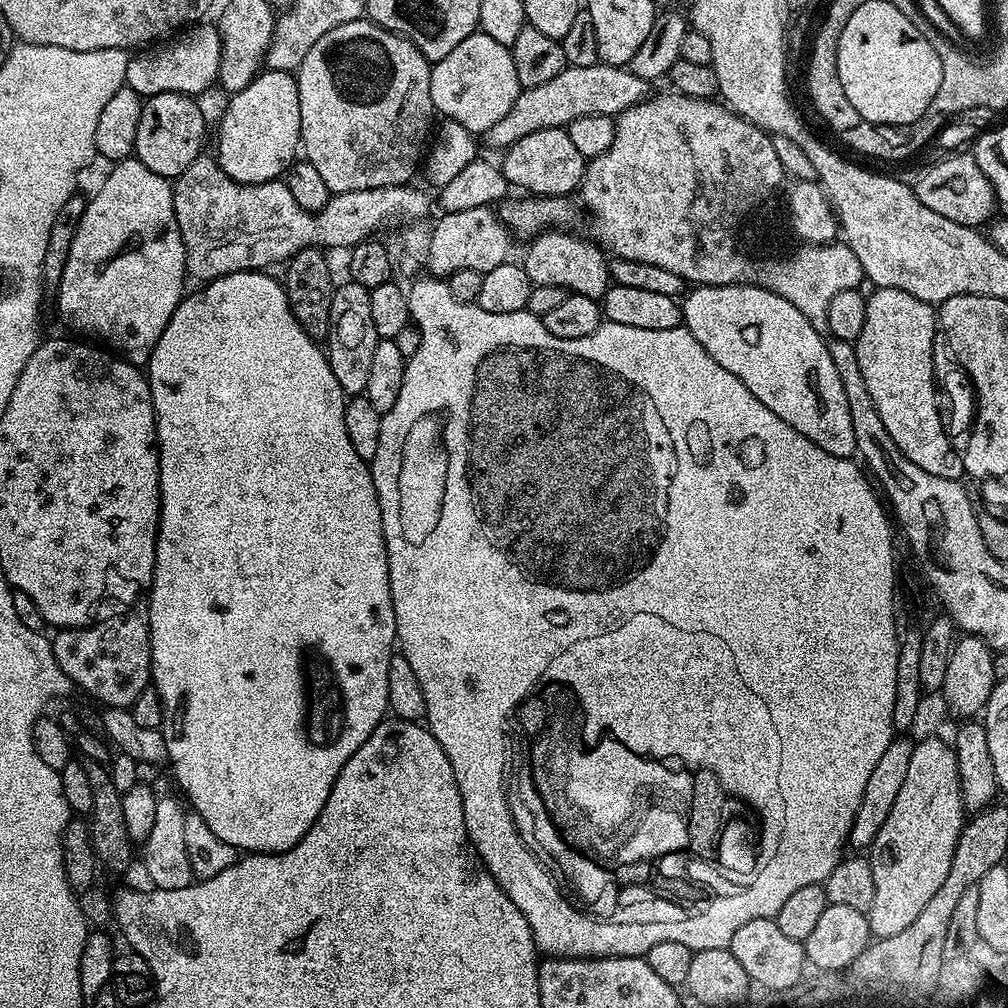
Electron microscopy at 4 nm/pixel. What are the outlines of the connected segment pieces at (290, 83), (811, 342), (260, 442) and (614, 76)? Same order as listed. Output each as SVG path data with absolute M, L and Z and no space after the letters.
M261 71L241 92L231 93L220 129L216 132L214 158L239 184L261 184L281 179L297 159L300 142L298 86L291 72Z
M702 284L693 287L682 300L682 324L690 334L722 366L722 370L730 370L734 378L738 378L766 406L766 410L774 410L786 426L794 426L798 434L810 438L826 454L835 456L857 455L854 442L854 425L850 422L850 402L846 402L846 390L842 390L842 378L838 378L838 366L834 366L834 358L830 358L828 340L794 306L794 302L786 302L778 294L760 288L757 284L727 284L726 286L710 286Z
M264 270L250 272L231 272L216 280L207 281L197 292L189 291L174 310L166 330L158 338L154 350L146 365L148 388L152 391L152 405L156 411L156 442L160 449L160 527L156 529L156 557L154 558L154 574L148 596L148 633L152 643L152 679L151 683L162 698L162 714L164 723L162 731L168 751L167 763L172 764L172 772L176 775L176 784L184 791L183 799L187 801L191 811L201 816L210 830L244 854L258 852L285 852L290 850L314 826L318 814L322 814L322 806L326 806L326 798L330 798L330 790L346 762L374 734L374 730L383 724L388 707L388 675L390 662L394 655L396 639L396 619L394 618L394 602L390 594L390 574L388 573L388 555L386 554L386 538L382 530L382 510L378 502L378 494L374 490L374 478L369 461L358 458L358 450L350 443L350 434L346 434L346 418L344 406L346 397L342 386L338 386L338 378L334 378L334 370L330 370L330 362L325 349L313 340L298 322L290 308L288 296L284 293L284 285Z
M598 63L594 66L584 67L566 66L561 74L550 78L543 85L521 88L518 98L514 98L514 106L510 106L510 111L499 122L494 122L494 126L490 126L490 130L486 130L482 134L482 140L485 140L492 148L507 150L514 142L518 142L518 138L526 138L526 134L534 134L534 130L567 129L568 124L574 122L574 118L584 118L586 114L602 114L615 118L630 106L647 100L651 91L649 88L652 88L649 81L638 78L623 65Z

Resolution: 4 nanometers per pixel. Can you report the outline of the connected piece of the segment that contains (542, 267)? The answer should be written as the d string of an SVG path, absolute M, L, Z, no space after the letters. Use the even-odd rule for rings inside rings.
M552 230L539 238L533 239L528 253L522 257L526 274L530 274L533 286L558 286L570 294L582 294L591 300L600 300L610 287L610 260L603 248L591 239L583 240L580 236L571 236L568 230Z

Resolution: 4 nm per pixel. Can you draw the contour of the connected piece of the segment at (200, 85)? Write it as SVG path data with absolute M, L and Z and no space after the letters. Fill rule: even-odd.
M197 23L155 46L137 51L126 66L125 85L133 88L142 98L167 92L181 92L184 96L195 97L196 92L204 92L211 84L215 85L222 58L222 42L219 27L208 23Z

